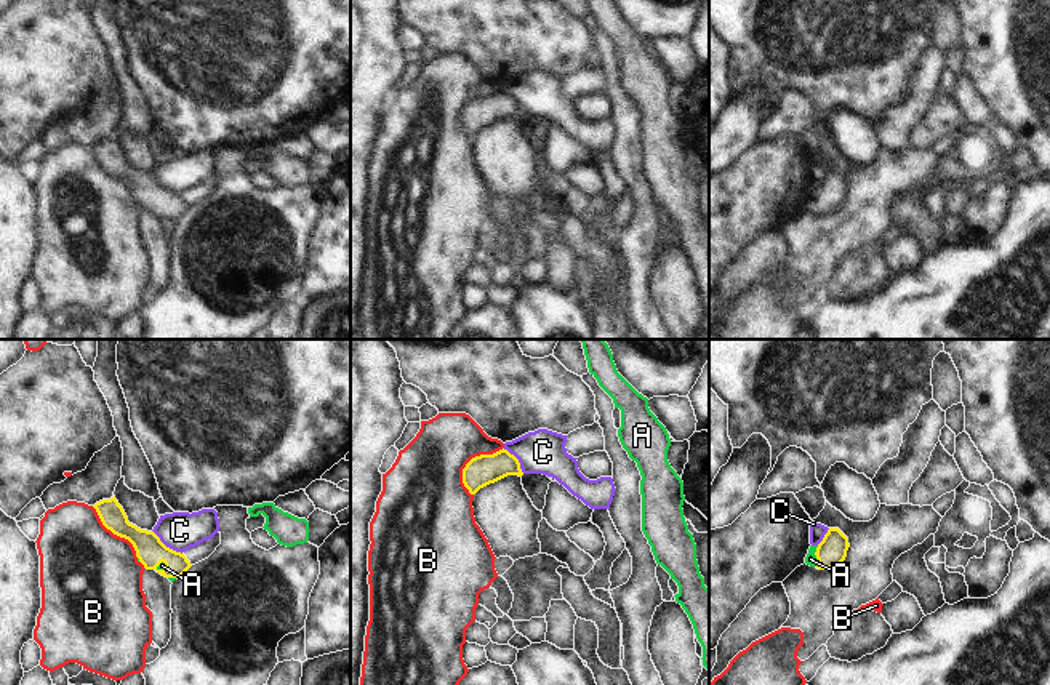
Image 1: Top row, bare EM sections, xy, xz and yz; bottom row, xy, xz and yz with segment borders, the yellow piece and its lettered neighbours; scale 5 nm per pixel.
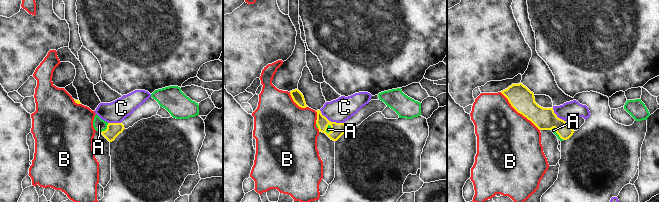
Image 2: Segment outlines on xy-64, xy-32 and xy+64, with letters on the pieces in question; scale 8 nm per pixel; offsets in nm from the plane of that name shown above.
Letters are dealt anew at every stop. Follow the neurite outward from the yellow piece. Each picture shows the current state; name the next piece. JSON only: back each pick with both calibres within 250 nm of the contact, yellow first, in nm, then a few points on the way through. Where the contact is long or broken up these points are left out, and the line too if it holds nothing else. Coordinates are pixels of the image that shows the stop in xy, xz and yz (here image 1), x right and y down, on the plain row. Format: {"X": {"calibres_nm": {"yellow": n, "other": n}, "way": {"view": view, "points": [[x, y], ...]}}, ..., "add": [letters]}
{"A": {"calibres_nm": {"yellow": 150, "other": 60}, "way": {"view": "yz", "points": [[831, 192], [817, 199], [810, 200]]}}, "add": ["A"]}

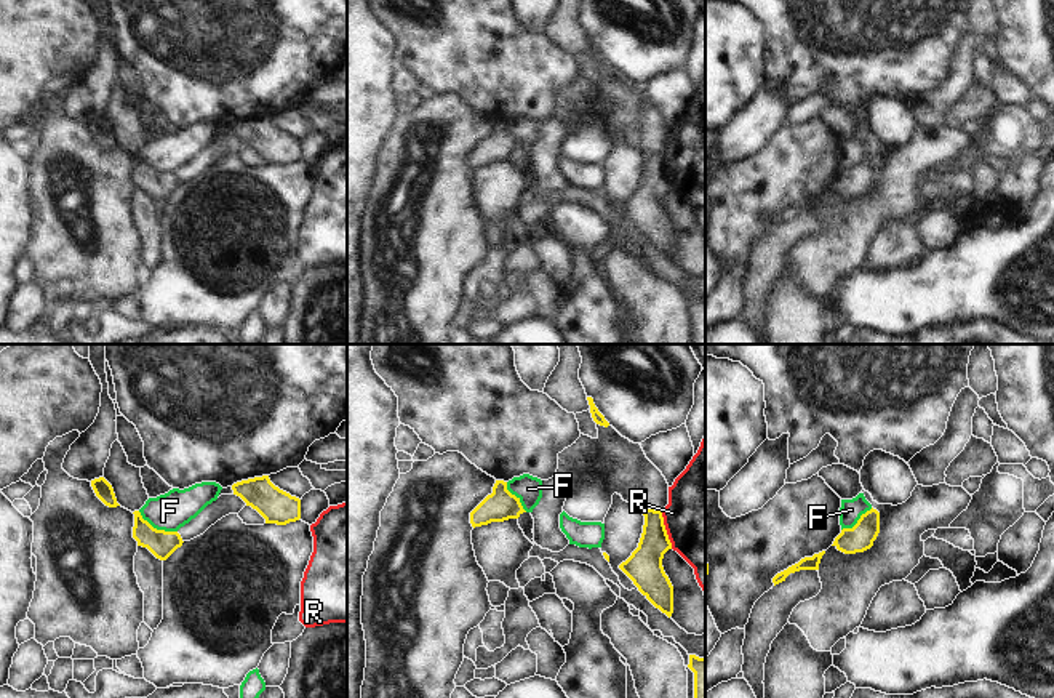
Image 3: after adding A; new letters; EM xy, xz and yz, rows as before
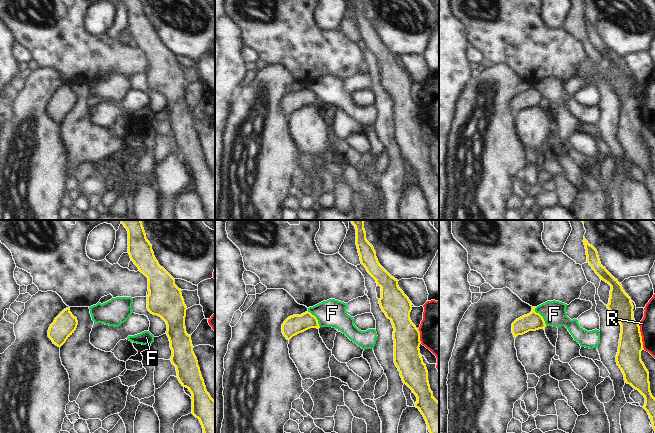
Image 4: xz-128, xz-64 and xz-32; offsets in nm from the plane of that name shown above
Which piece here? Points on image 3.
{"add": []}

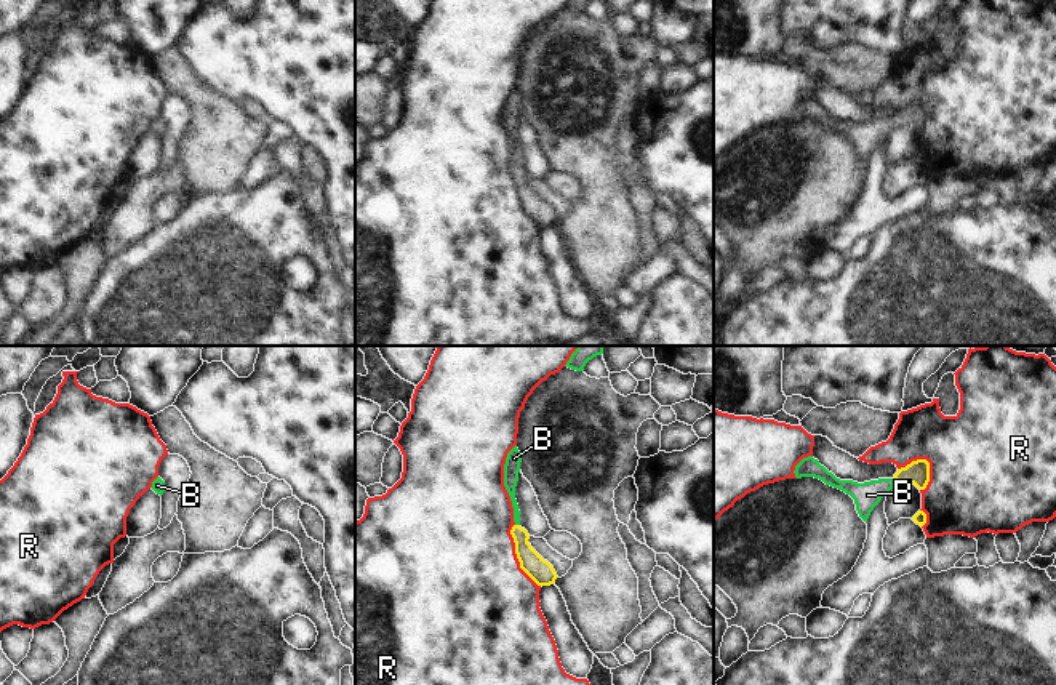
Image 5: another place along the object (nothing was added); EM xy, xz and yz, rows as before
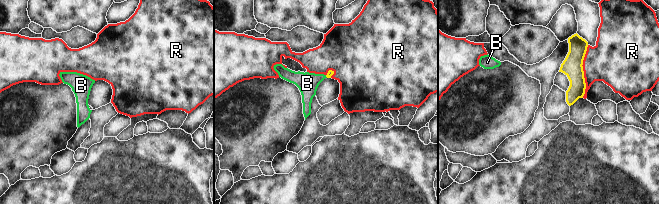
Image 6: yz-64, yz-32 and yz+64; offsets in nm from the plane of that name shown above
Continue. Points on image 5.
{"B": {"calibres_nm": {"yellow": 120, "other": 140}, "way": {"view": "yz", "points": [[917, 114], [904, 116], [895, 124], [885, 125], [868, 136]]}}, "add": ["B"]}

